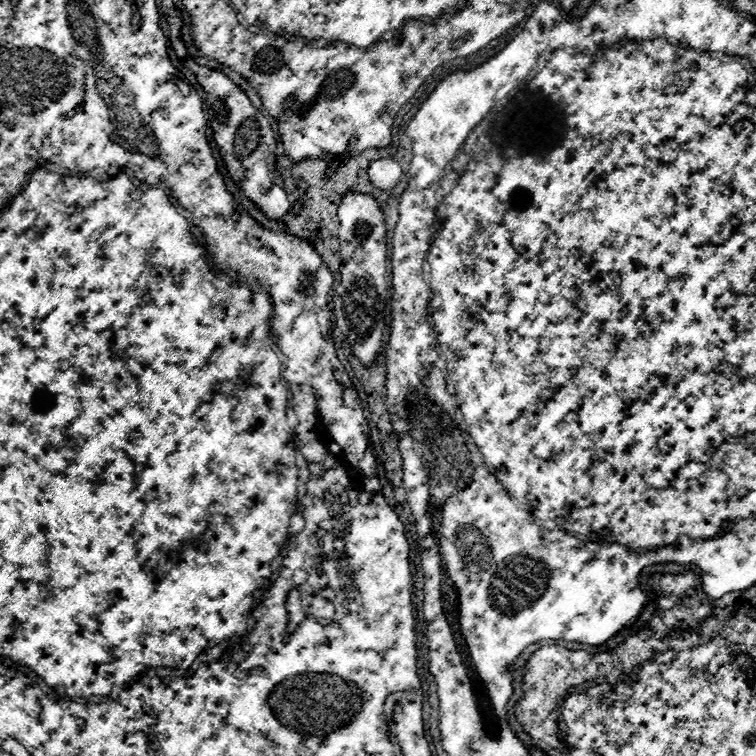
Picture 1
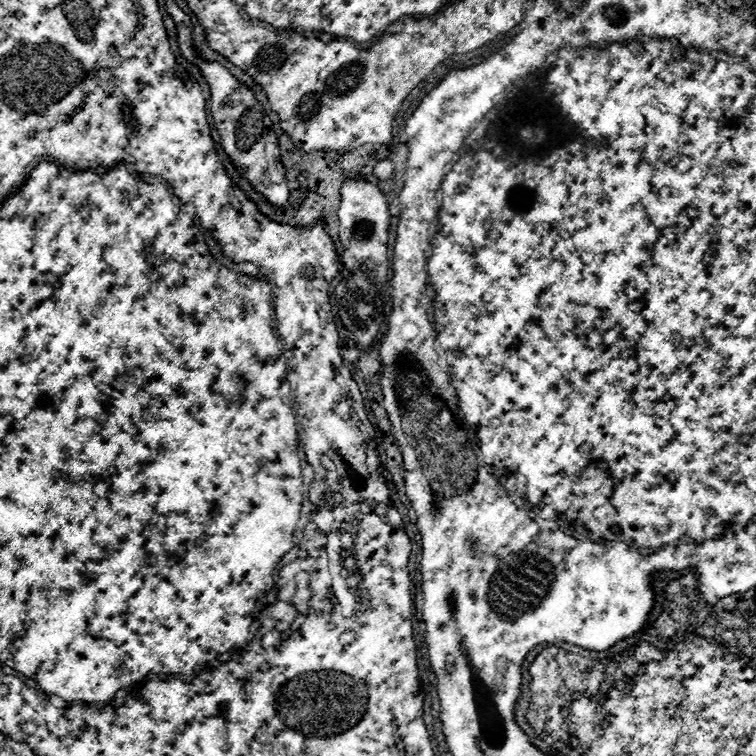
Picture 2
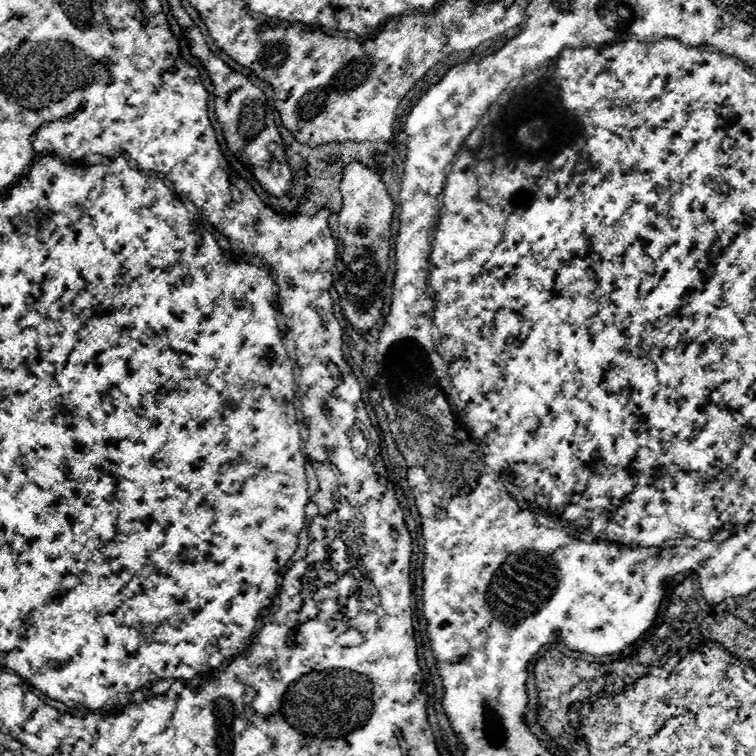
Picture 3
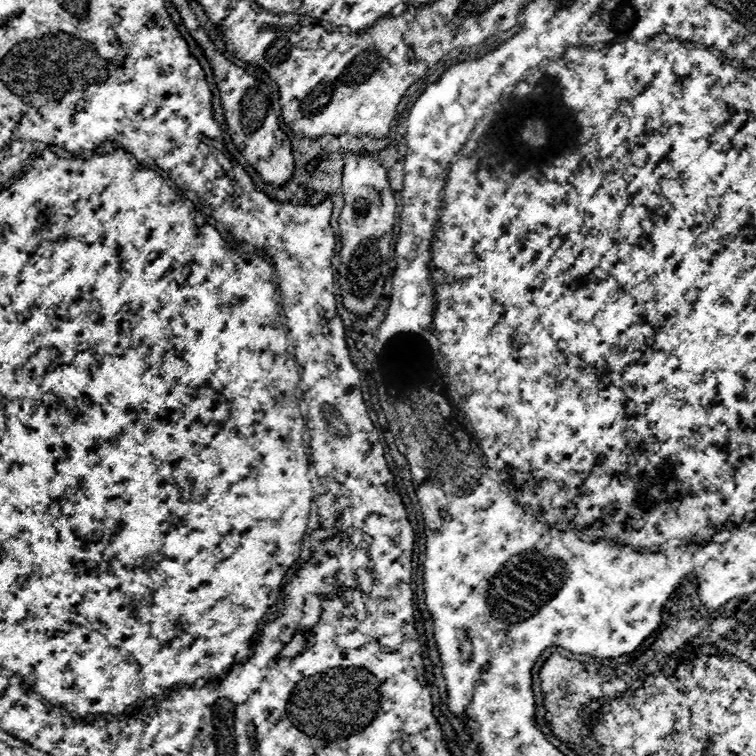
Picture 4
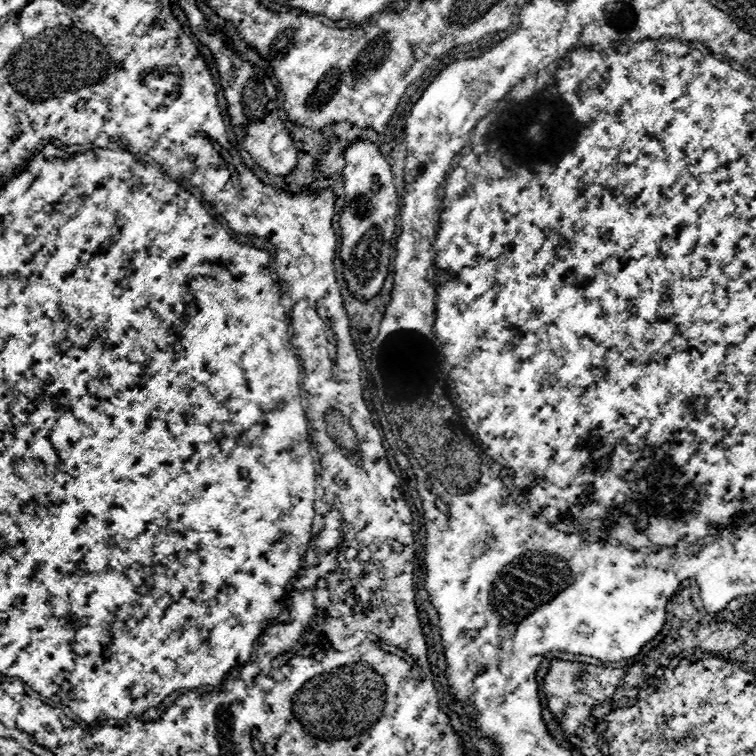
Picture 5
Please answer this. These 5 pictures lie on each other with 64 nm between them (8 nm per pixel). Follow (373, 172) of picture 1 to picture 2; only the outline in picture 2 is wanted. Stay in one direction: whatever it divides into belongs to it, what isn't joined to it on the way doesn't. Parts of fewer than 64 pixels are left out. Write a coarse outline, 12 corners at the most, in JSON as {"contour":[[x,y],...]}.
{"contour":[[390,160],[376,164],[374,176],[388,180],[394,174],[394,164]]}

